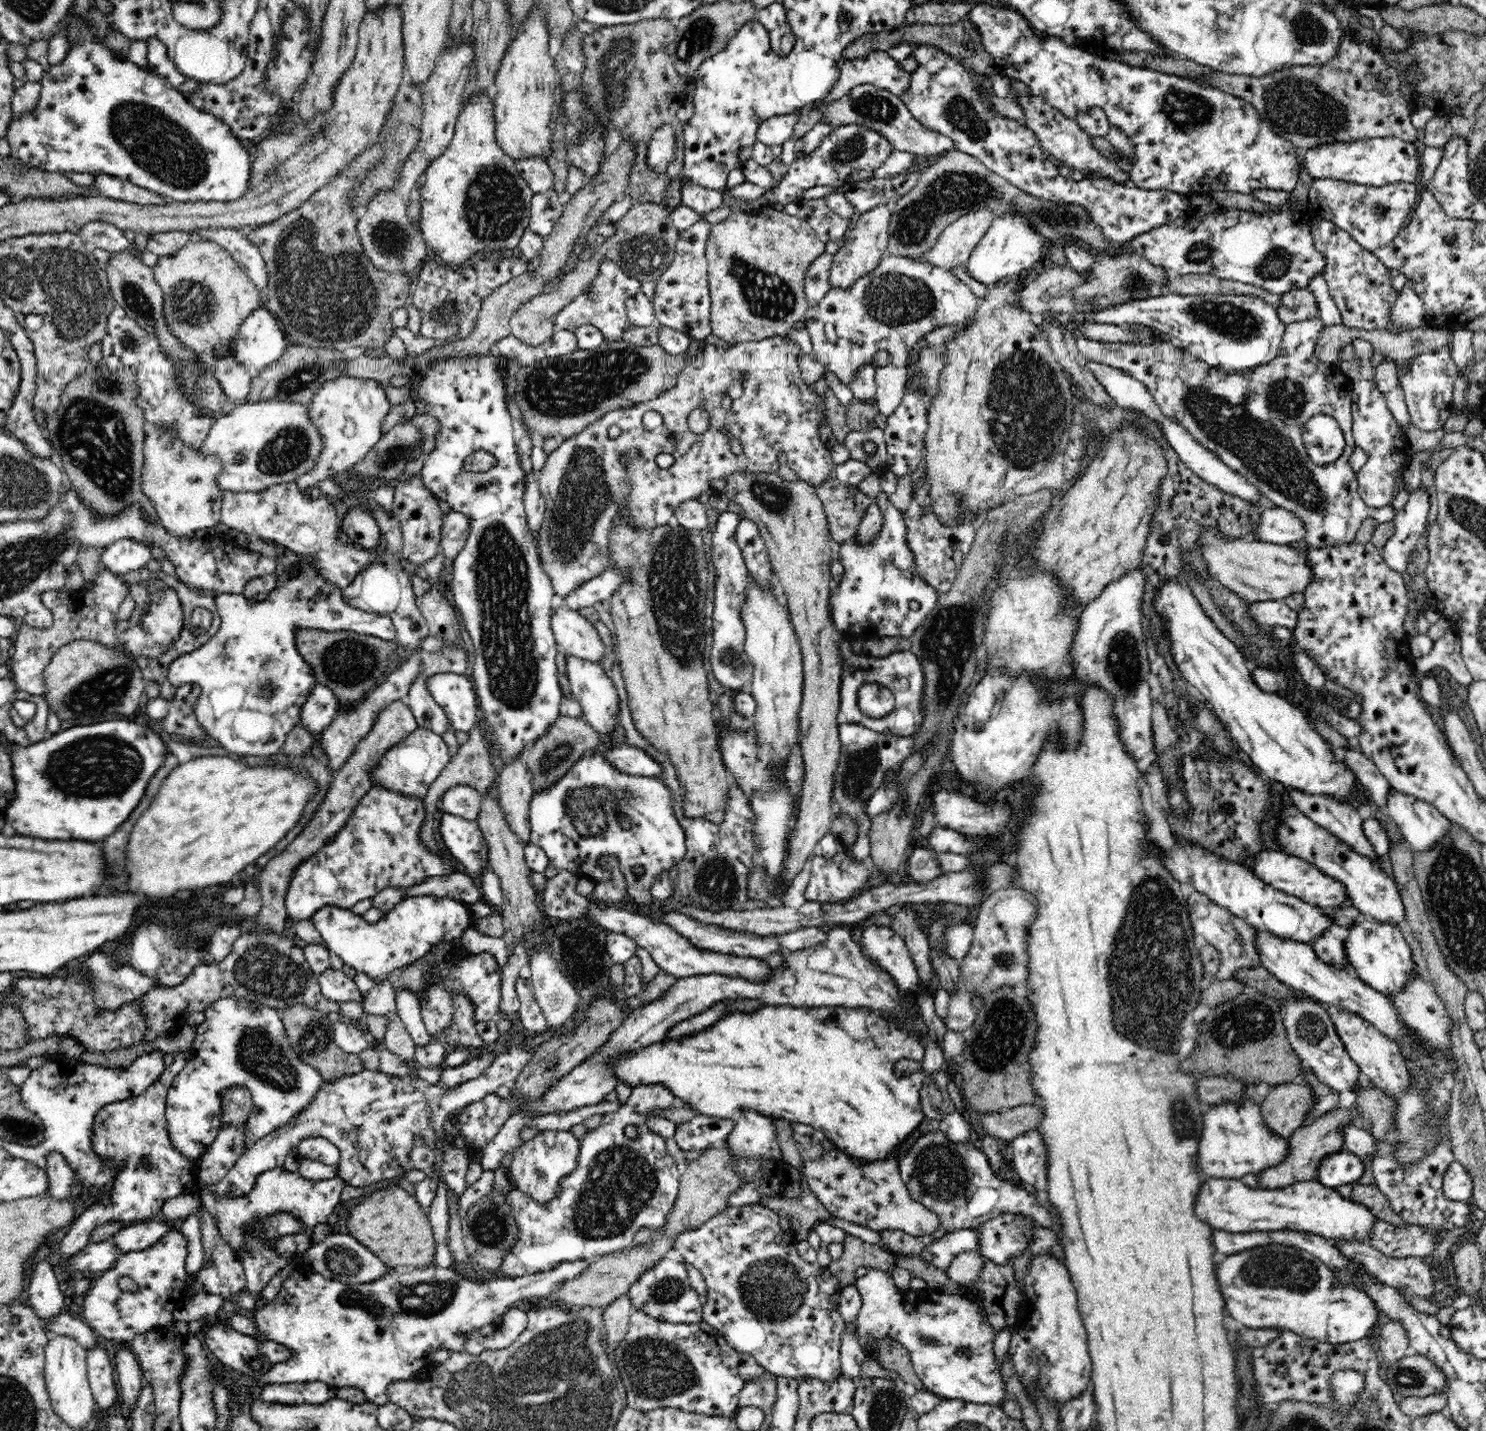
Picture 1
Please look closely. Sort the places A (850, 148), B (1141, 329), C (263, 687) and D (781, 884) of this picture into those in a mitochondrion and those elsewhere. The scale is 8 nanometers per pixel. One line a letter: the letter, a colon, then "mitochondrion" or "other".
A: mitochondrion
B: other
C: mitochondrion
D: other

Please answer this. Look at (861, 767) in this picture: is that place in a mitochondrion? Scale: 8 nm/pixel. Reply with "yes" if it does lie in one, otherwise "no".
yes

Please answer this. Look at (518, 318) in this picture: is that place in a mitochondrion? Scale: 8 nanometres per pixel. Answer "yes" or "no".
no

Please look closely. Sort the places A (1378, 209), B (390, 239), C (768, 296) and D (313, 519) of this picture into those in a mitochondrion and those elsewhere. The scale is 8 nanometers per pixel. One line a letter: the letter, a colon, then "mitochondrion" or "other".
A: mitochondrion
B: mitochondrion
C: mitochondrion
D: other

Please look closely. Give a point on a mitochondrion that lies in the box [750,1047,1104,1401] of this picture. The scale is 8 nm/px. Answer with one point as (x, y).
(950, 1182)

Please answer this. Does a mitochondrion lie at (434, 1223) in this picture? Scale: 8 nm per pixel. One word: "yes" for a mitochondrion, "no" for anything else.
no

